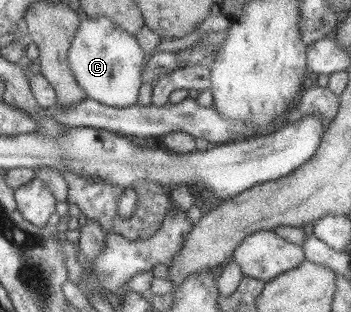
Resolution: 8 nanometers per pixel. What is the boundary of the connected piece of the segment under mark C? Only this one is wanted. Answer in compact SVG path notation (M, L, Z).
M87 17L79 21L67 60L72 75L86 98L105 106L123 108L136 104L138 87L141 85L140 65L144 55L135 36L111 23L107 17Z

